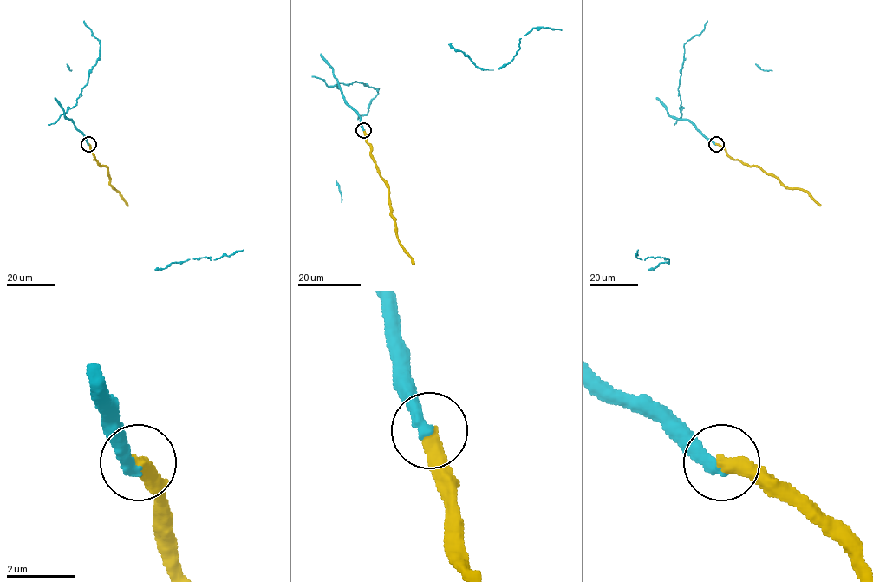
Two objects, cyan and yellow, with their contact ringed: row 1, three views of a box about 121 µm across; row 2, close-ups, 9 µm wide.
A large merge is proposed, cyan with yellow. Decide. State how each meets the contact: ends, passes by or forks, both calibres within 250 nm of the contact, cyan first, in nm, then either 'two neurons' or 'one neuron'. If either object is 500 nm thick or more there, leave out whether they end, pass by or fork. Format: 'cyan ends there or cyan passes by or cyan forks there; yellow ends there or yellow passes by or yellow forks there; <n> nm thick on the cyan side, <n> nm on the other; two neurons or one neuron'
cyan ends there; yellow ends there; 360 nm thick on the cyan side, 480 nm on the other; one neuron

